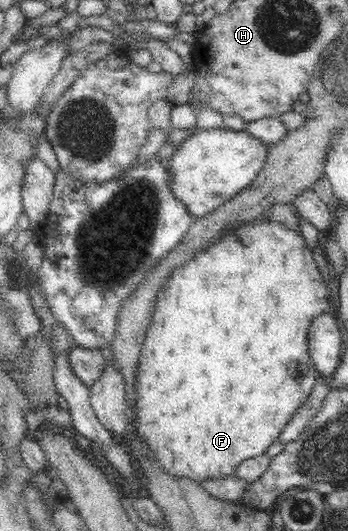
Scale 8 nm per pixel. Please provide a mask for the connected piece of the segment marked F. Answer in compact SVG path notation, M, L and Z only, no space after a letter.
M264 215L261 219L247 221L246 224L232 227L221 234L213 245L196 252L193 259L186 261L169 275L160 294L156 297L154 313L148 326L144 347L137 371L135 401L135 431L145 439L153 459L162 469L174 477L190 478L198 483L205 480L221 479L232 474L232 469L246 459L262 455L278 439L296 410L310 395L317 378L317 369L309 356L308 333L312 320L323 313L330 312L332 305L331 290L322 277L318 265L314 263L312 250L308 249L301 232L270 220Z

